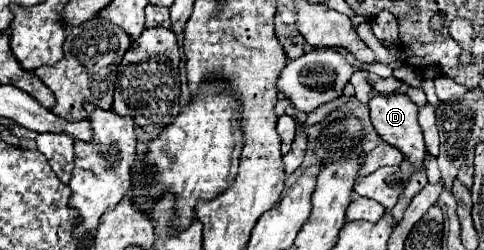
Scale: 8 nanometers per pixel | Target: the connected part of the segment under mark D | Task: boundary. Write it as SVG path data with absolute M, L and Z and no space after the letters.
M393 92L389 96L375 94L369 100L369 108L371 108L371 122L373 122L375 130L377 130L377 134L387 144L399 148L405 154L405 158L411 164L415 164L415 168L421 168L423 158L425 158L425 142L423 142L421 126L417 124L417 112L419 112L419 108L407 98L407 94L399 94L399 92Z

